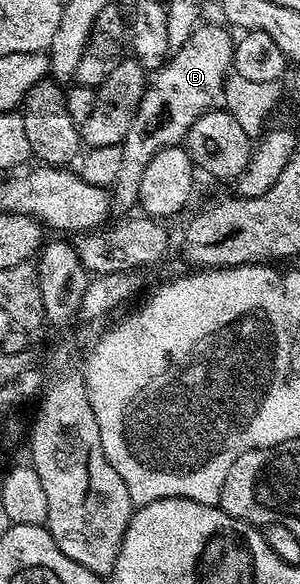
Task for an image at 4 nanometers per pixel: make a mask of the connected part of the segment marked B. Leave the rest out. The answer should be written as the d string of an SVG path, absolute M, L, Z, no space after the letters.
M200 23L199 27L193 30L193 34L189 34L189 42L185 42L185 46L174 49L167 62L154 73L153 79L148 83L145 94L141 98L141 106L137 106L137 118L133 118L133 126L129 126L129 134L125 134L123 139L121 171L117 173L117 182L113 186L113 204L116 209L131 207L134 209L138 205L141 177L145 174L145 166L153 162L153 154L182 145L187 139L187 132L193 126L193 122L197 122L197 118L203 112L212 111L222 97L223 81L232 71L231 59L235 40L230 36L232 33L222 23L219 24Z

